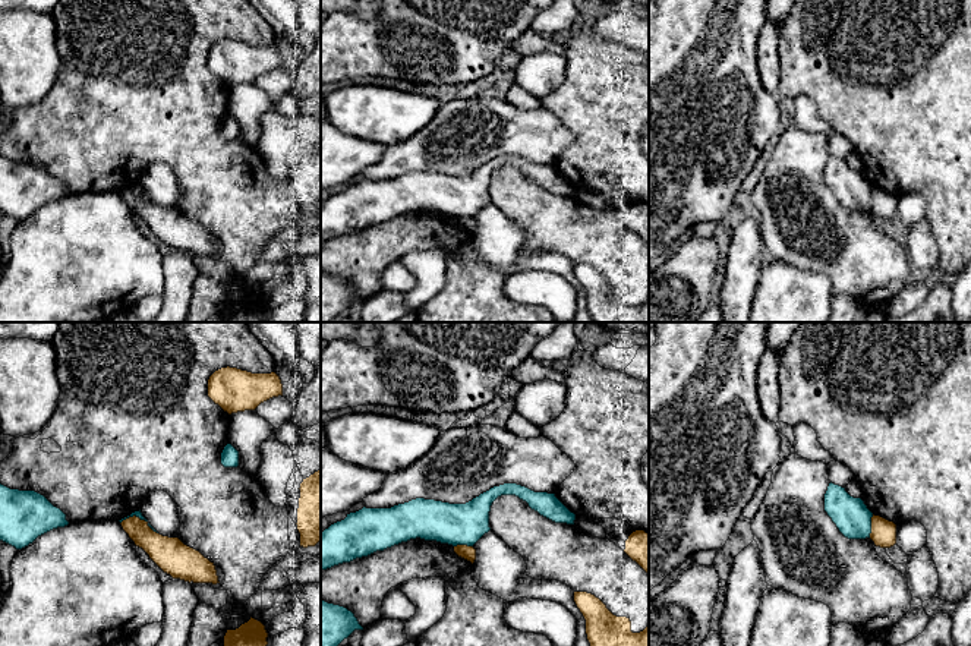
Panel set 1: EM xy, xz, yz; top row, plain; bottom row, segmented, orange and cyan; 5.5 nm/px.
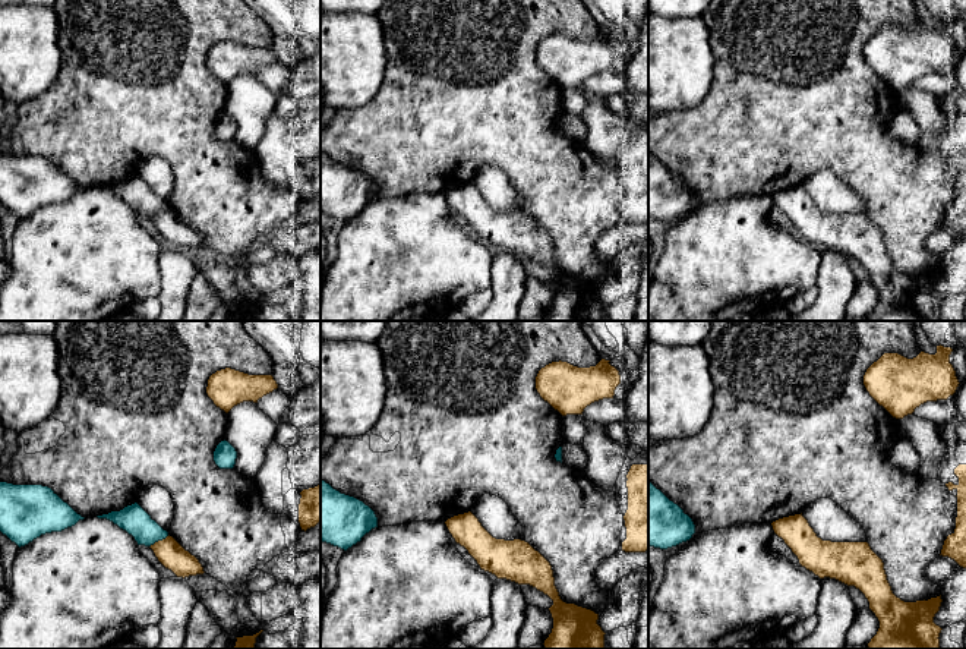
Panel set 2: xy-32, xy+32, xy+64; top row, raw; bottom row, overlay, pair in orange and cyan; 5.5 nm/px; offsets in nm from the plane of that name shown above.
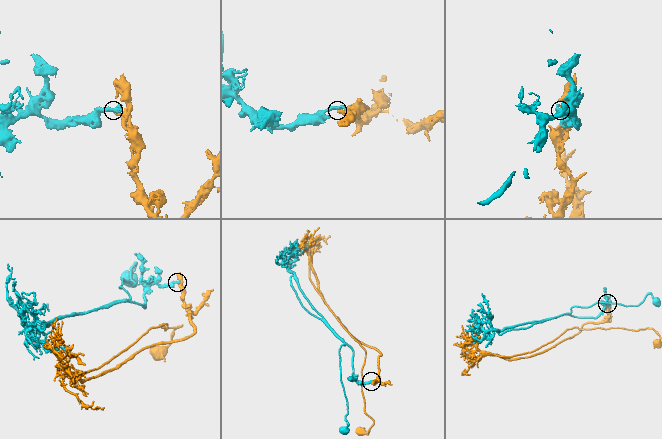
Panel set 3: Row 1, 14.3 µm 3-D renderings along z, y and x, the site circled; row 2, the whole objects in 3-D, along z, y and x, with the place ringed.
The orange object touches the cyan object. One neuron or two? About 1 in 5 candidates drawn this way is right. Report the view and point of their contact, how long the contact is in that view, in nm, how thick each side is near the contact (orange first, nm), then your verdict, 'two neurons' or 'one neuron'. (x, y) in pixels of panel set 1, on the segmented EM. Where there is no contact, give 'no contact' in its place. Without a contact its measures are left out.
yz (872, 526) | 130 nm | 140/200 nm | two neurons

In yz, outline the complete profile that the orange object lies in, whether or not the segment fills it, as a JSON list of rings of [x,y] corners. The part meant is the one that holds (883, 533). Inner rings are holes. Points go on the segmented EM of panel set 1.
[[[873,514],[870,539],[880,548],[893,546],[896,543],[896,524]]]

